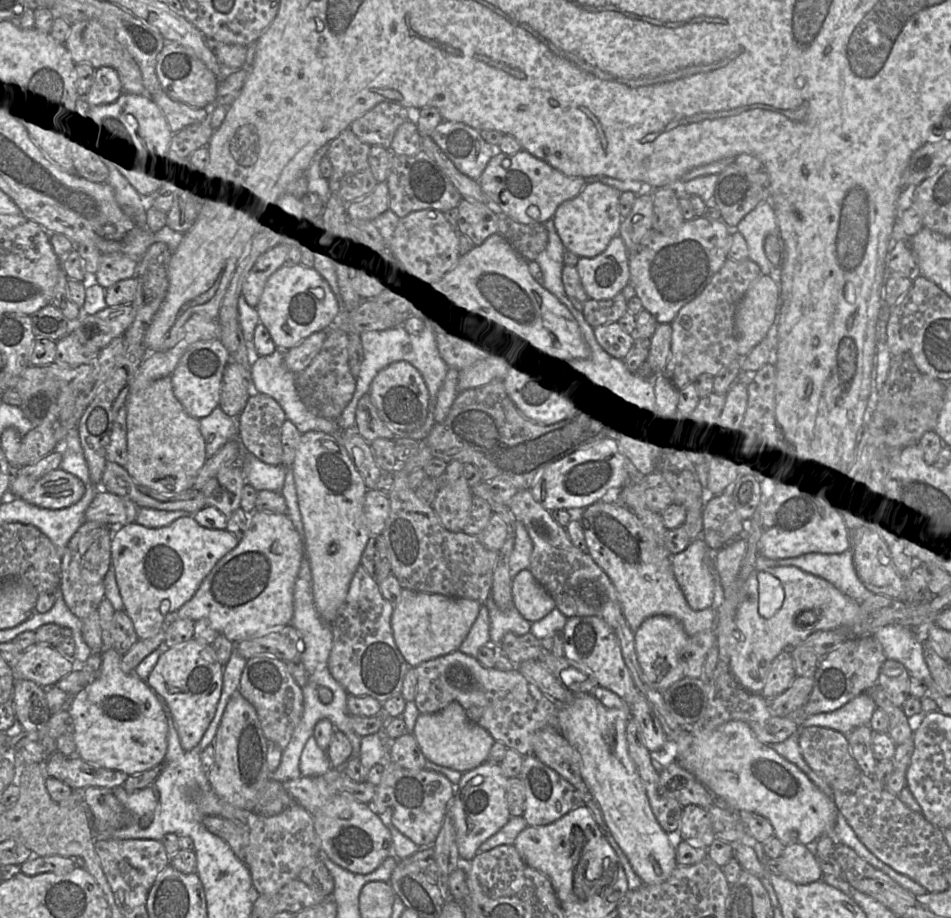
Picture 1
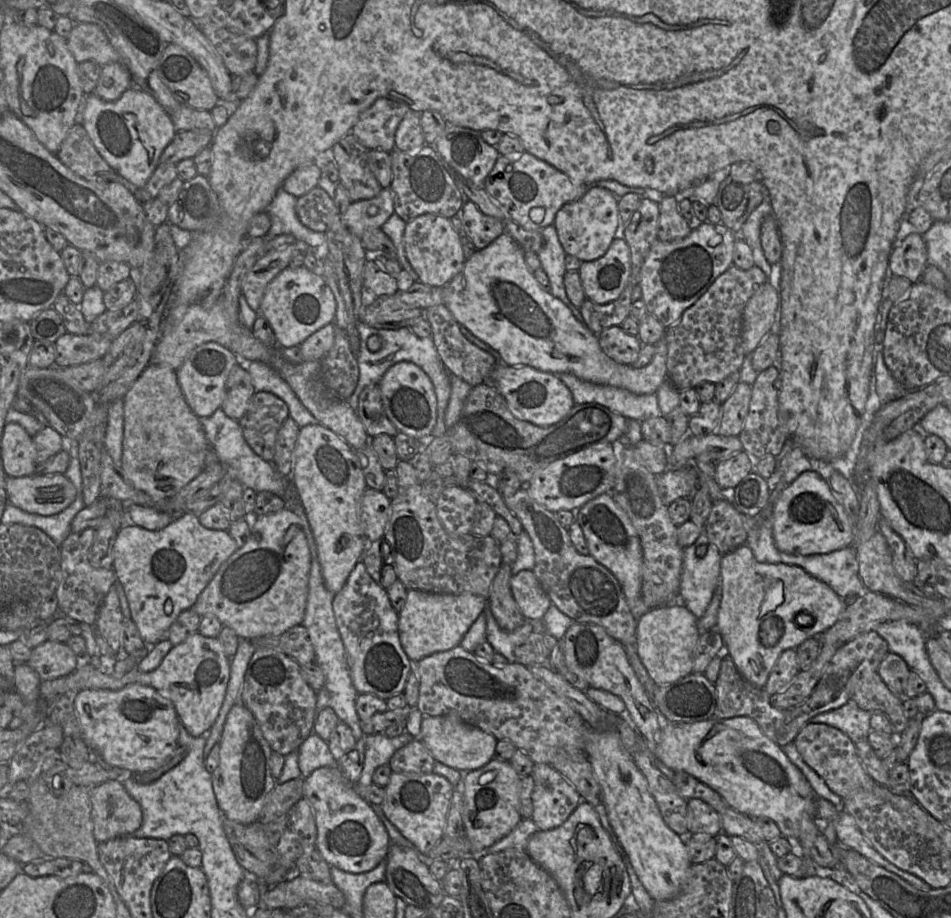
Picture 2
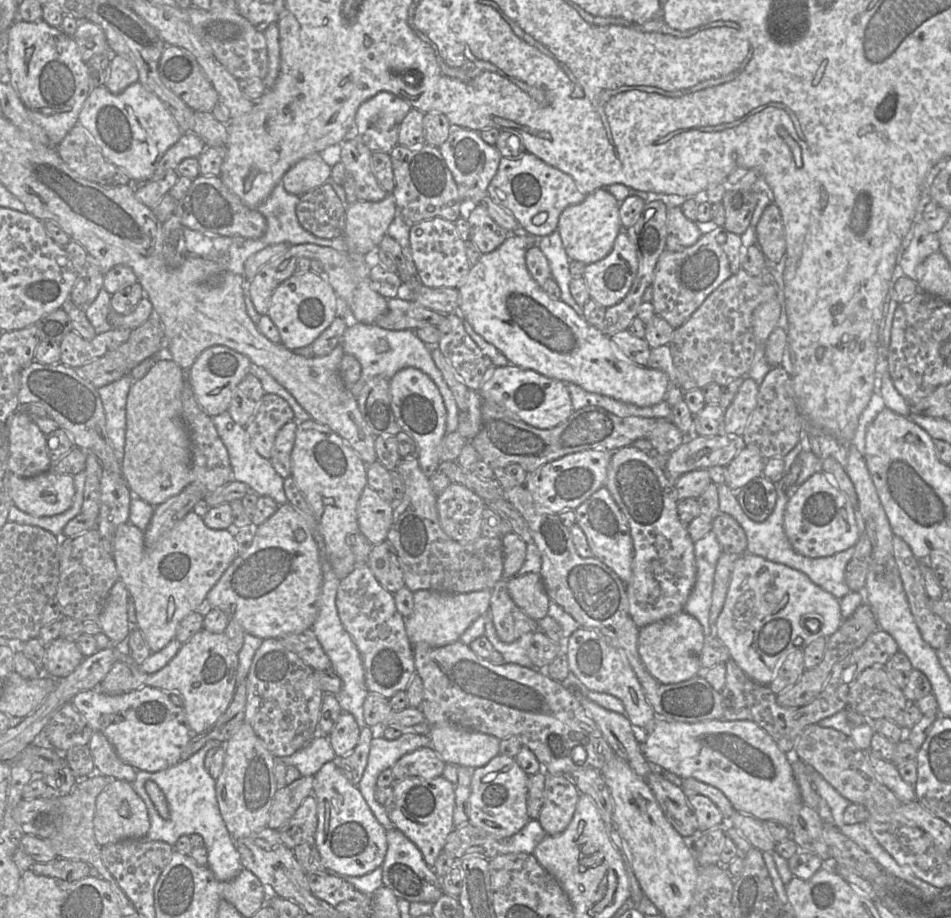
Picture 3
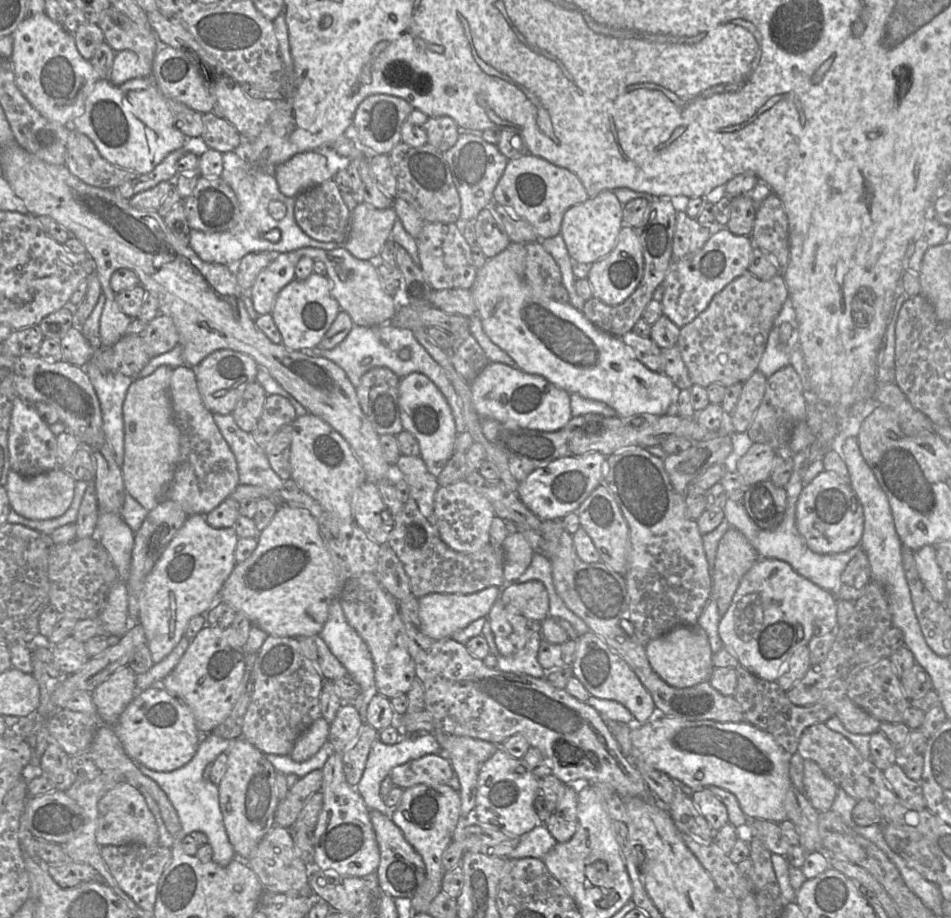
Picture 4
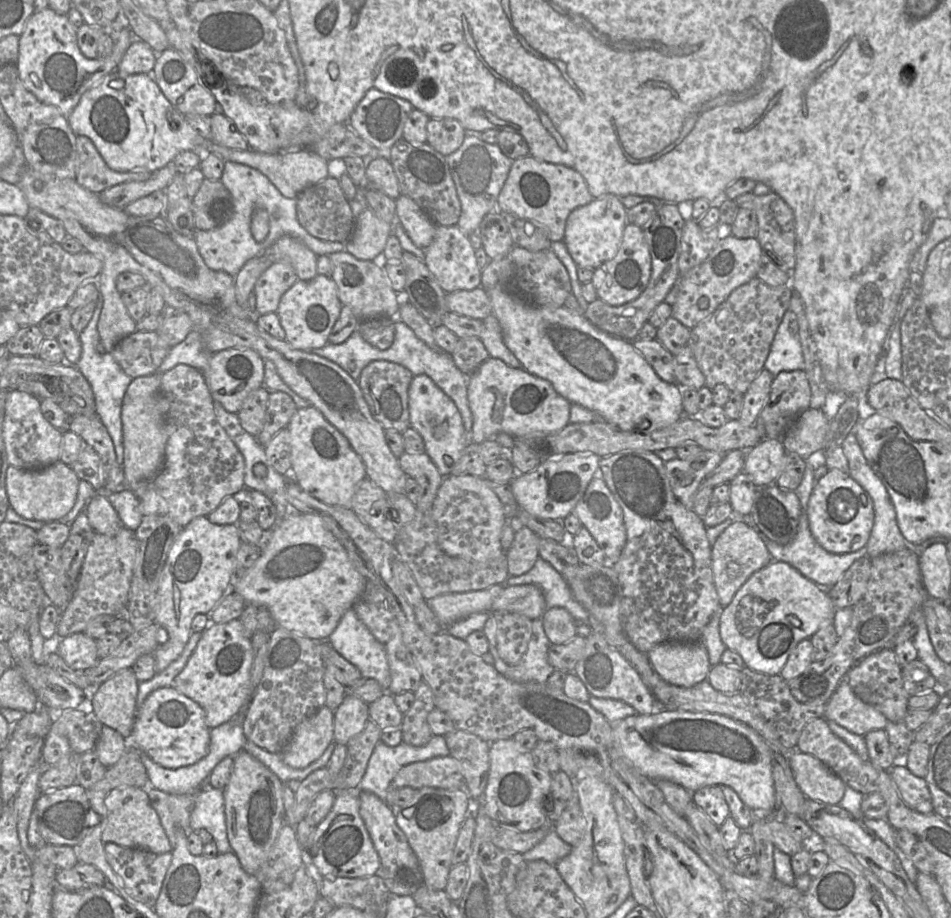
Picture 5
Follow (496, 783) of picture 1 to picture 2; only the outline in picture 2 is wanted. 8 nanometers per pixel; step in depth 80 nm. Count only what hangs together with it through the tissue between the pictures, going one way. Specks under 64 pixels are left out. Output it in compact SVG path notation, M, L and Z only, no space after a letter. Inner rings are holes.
M493 758L484 767L467 773L464 778L462 819L473 857L482 856L483 850L507 836L522 820L520 791L521 776L509 761Z

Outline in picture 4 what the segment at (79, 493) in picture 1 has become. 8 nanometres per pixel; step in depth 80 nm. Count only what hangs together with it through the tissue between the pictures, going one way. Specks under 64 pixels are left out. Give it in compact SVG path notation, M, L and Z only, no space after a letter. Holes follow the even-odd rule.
M60 466L37 474L22 476L10 469L7 476L7 495L11 508L19 515L34 520L46 520L62 516L74 498L75 479Z

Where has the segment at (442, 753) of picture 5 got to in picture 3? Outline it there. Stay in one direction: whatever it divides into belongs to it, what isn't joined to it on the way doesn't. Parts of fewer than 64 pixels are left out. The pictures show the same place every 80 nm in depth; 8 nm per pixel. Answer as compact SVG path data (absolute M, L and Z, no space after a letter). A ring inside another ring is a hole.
M377 733L371 741L368 763L362 779L356 787L376 819L386 830L395 828L395 826L389 819L387 808L375 798L378 776L384 770L392 769L404 755L423 747L432 749L429 735L404 733L396 740L387 740Z

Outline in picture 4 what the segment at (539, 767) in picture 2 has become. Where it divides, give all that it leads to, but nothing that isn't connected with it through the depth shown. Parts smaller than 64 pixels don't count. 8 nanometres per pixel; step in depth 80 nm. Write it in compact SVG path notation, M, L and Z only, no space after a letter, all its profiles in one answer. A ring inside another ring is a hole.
M567 785L551 816L542 822L557 842L569 841L578 828L578 793Z

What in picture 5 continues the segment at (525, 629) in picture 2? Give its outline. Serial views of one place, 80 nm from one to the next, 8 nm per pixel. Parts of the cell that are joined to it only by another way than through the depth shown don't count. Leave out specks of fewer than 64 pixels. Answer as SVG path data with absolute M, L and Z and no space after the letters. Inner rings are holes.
M489 615L483 633L489 643L489 653L494 658L495 669L503 676L516 682L536 682L545 684L549 676L555 671L548 661L548 650L551 642L547 638L542 617L533 620L532 636L526 653L517 665L505 663L499 656L496 643L496 620Z

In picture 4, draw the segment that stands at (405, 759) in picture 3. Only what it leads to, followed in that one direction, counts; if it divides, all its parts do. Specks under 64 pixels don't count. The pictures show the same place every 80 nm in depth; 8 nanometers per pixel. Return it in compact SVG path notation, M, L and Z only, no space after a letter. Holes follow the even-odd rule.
M442 751L396 766L390 775L395 786L407 789L418 784L448 784L454 775L454 769Z

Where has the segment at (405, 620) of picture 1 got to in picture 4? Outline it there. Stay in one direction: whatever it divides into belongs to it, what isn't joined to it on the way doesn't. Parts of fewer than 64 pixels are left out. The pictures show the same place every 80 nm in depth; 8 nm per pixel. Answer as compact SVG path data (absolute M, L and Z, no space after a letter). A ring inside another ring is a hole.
M490 586L470 594L430 593L419 600L420 631L426 636L442 640L452 635L473 621L487 617L495 602L499 599L502 588Z

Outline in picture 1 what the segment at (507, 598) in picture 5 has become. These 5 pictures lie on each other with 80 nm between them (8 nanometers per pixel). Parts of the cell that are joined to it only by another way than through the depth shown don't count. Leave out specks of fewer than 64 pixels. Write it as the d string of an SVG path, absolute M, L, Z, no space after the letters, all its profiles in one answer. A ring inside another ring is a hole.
M529 568L521 570L512 580L512 595L514 605L520 614L529 622L533 623L544 618L555 607L553 597L535 579Z

